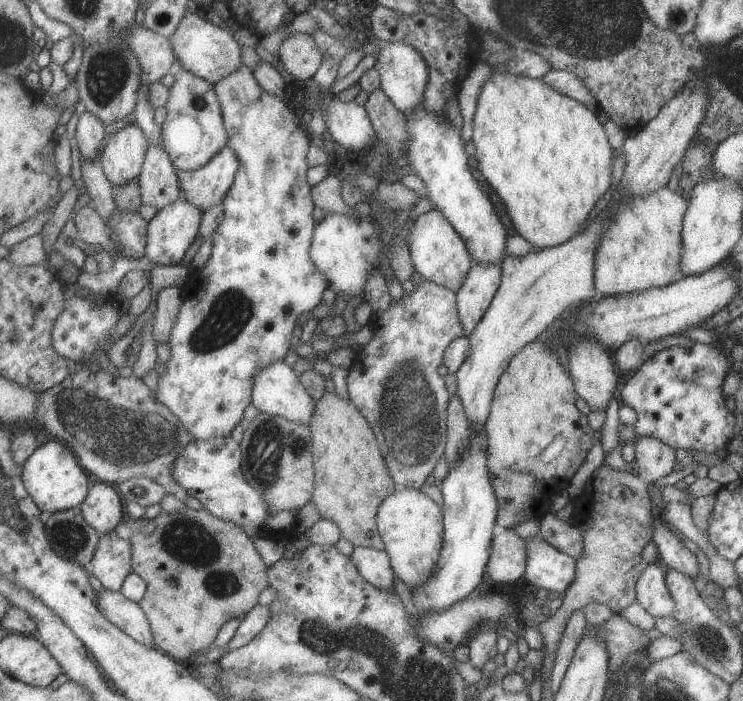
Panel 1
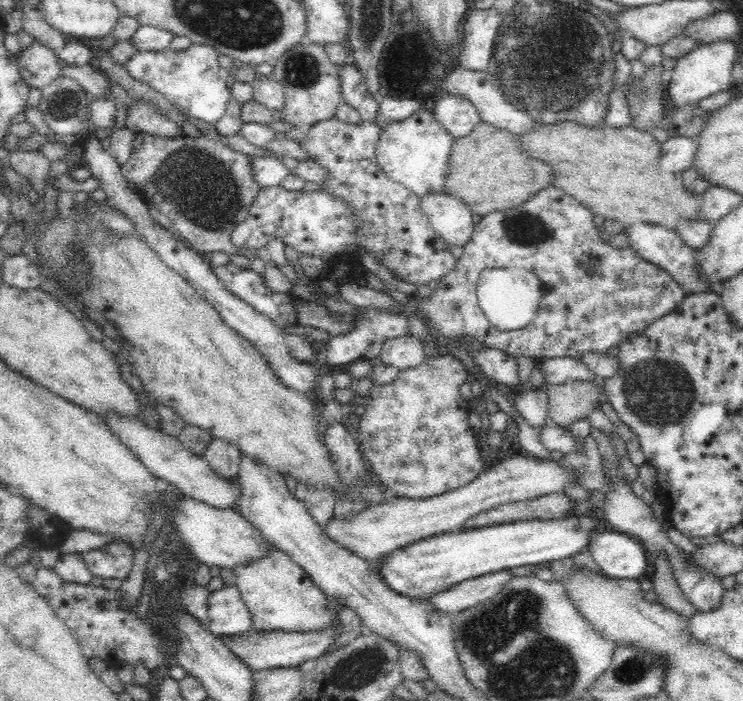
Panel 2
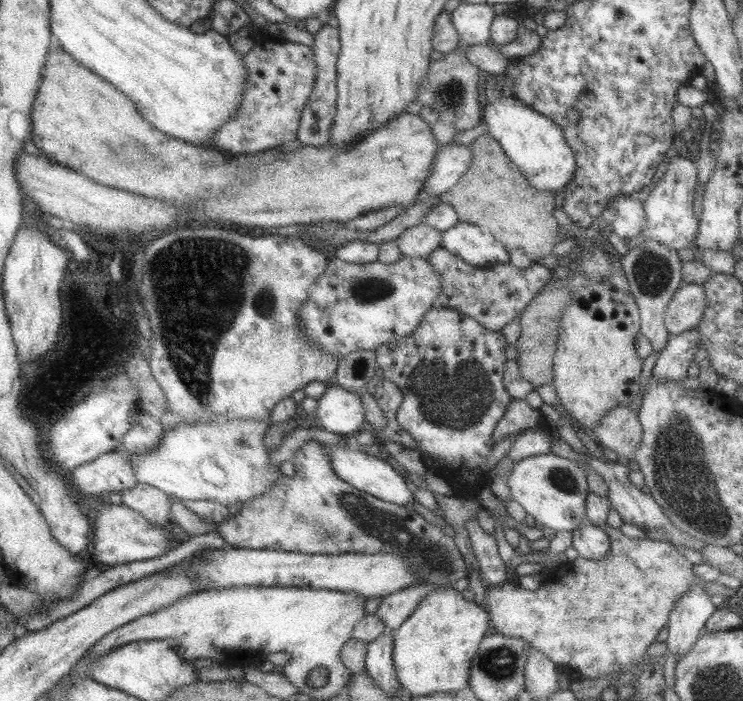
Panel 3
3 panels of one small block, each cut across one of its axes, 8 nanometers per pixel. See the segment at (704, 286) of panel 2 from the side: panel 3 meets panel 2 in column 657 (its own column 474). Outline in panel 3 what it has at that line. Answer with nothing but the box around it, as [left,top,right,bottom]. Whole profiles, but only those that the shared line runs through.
[441,220,509,266]

